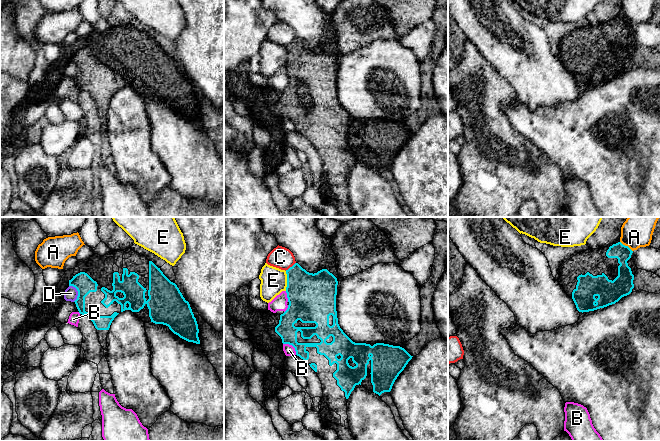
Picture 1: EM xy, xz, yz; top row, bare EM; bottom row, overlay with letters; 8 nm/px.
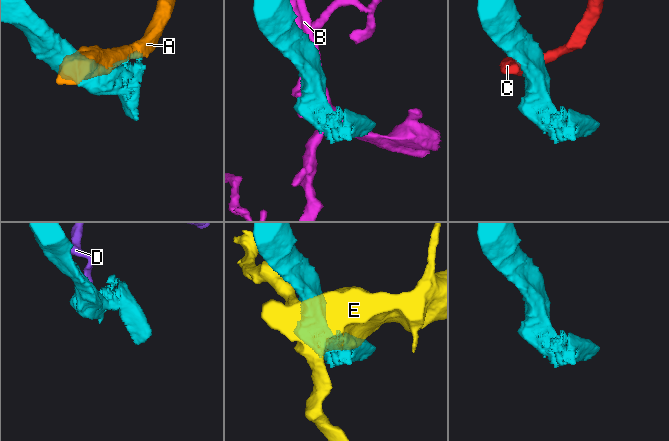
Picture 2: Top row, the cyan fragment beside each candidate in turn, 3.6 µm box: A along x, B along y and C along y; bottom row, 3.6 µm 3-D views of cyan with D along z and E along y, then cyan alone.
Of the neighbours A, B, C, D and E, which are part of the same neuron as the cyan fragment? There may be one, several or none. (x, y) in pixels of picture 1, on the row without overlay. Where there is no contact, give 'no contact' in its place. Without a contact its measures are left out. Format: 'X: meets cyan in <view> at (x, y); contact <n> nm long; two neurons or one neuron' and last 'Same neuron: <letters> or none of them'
A: meets cyan in yz at (626, 22); contact 130 nm long; two neurons
B: meets cyan in xz at (292, 121); contact 140 nm long; two neurons
C: meets cyan in xz at (290, 43); contact 110 nm long; two neurons
D: meets cyan in xy at (78, 68); contact 140 nm long; two neurons
E: meets cyan in xz at (287, 57); contact 160 nm long; two neurons
Same neuron: none of them

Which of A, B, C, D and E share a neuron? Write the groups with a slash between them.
A / B / C / D / E

